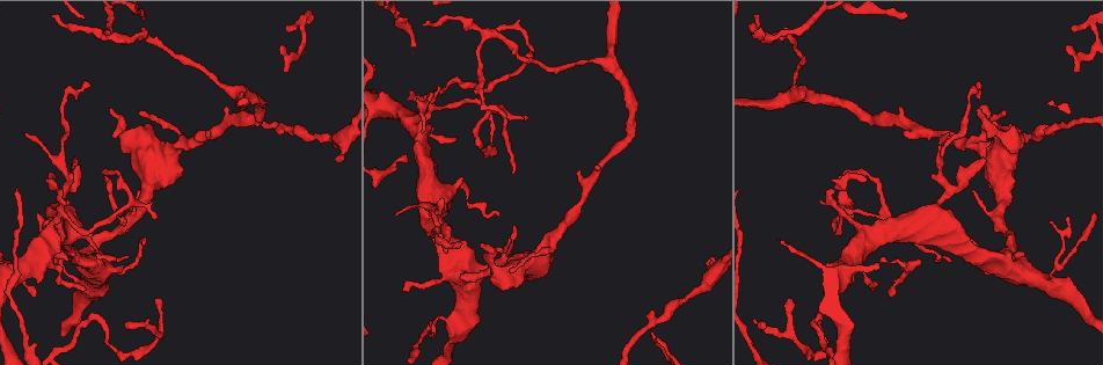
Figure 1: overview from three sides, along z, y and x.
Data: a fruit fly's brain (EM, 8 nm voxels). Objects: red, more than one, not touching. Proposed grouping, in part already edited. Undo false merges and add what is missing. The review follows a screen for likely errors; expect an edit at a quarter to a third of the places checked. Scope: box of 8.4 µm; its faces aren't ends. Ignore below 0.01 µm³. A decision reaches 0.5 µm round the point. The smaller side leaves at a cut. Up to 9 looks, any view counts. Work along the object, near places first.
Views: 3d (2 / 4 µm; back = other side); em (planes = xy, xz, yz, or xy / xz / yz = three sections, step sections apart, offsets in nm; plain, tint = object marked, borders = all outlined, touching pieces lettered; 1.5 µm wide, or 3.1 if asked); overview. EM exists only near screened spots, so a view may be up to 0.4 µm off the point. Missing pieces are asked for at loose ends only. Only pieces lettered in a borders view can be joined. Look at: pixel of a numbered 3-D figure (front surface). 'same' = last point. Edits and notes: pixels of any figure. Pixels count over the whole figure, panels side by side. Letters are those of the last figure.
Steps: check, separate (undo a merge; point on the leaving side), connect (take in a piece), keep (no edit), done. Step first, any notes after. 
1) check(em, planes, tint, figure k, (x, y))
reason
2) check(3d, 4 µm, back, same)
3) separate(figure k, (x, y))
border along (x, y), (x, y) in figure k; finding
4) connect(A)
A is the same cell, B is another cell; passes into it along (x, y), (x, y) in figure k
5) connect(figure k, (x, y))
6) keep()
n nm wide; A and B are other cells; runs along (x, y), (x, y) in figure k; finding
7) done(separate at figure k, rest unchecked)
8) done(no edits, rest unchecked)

check(em, planes, tint, figure 1, (526, 118))
free end

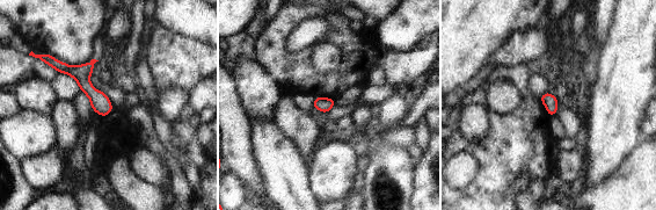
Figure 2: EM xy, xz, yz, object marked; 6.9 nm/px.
check(em, planes, borders, same)
see the neighbours

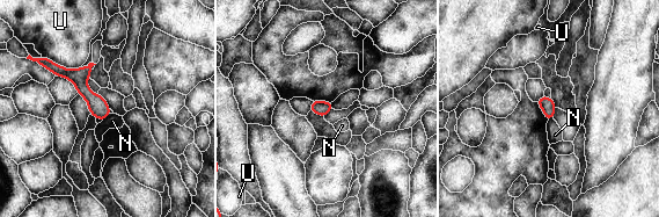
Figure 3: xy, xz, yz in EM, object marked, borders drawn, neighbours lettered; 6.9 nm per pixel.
keep()
100 nm wide; U touches over 280 nm; N and U are other cells; no lettered piece goes on from it

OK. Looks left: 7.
check(em, planes, borders, figure 1, (76, 159))

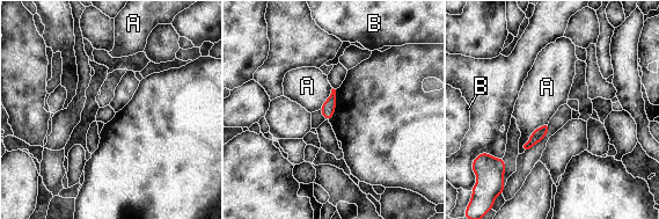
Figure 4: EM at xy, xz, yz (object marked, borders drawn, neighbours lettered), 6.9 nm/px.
keep()
A touches over 280 nm; A and B are other cells; border along (548, 122), (521, 145), (524, 152) in figure 4; none of them fits

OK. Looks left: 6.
check(3d, 2 µm, back, figure 1, (87, 84))
branch stops here

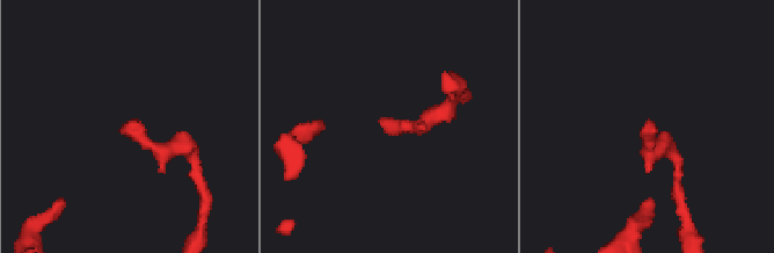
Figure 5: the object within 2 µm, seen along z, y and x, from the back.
check(em, planes, plain, figure 5, (381, 126))
need the tissue

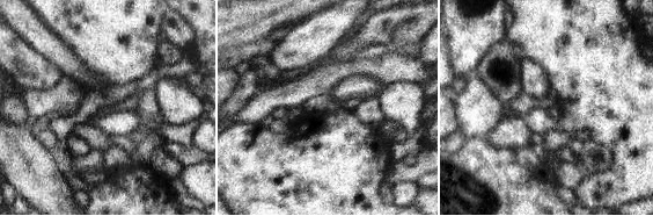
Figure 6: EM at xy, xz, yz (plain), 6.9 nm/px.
check(em, planes, borders, same)
see the neighbours

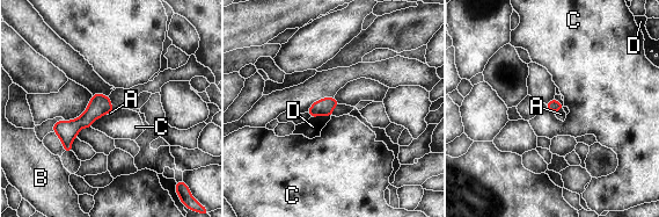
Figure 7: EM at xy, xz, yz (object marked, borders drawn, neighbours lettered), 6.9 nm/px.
keep()
A, B, C and D are other cells; border along (107, 113), (97, 117), (90, 127) in figure 7; no lettered piece goes on from it

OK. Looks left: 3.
check(em, planes, borders, figure 1, (1024, 255))
thin end

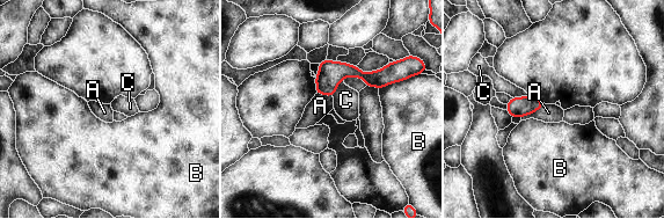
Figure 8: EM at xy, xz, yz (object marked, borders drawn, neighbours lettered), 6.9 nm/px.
keep()
A, B and C are other cells; runs along (399, 78), (337, 72), (319, 90) in figure 8; none of them fits

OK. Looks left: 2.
done(no edits, rest unchecked)

